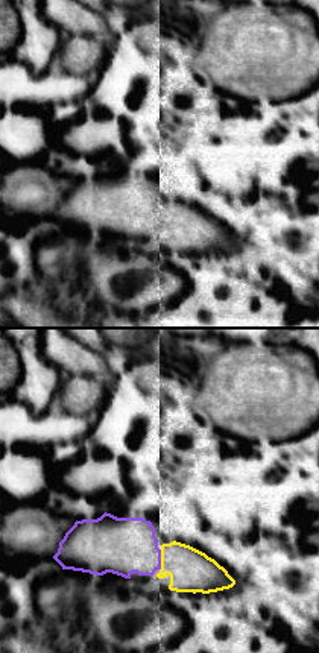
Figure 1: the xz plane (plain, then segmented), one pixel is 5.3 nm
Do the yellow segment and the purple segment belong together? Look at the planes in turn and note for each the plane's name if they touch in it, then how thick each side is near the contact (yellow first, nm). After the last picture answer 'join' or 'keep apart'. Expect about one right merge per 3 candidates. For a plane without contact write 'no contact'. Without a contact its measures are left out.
xz | 220/300 nm

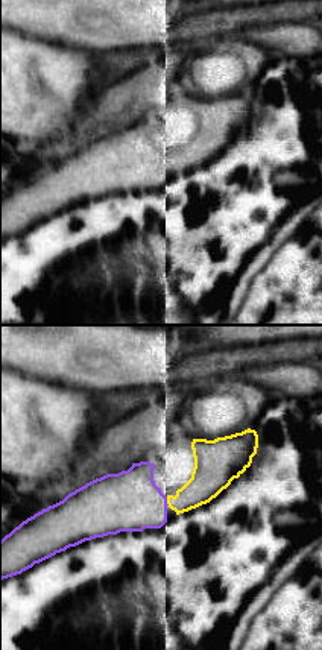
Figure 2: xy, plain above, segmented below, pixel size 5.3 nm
xy | 190/320 nm

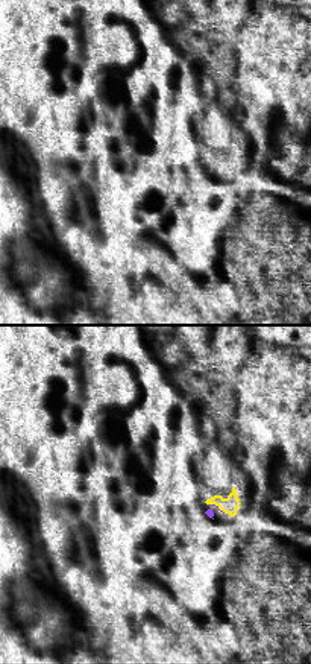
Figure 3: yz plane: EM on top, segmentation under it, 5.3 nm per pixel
yz | 90/20 nm

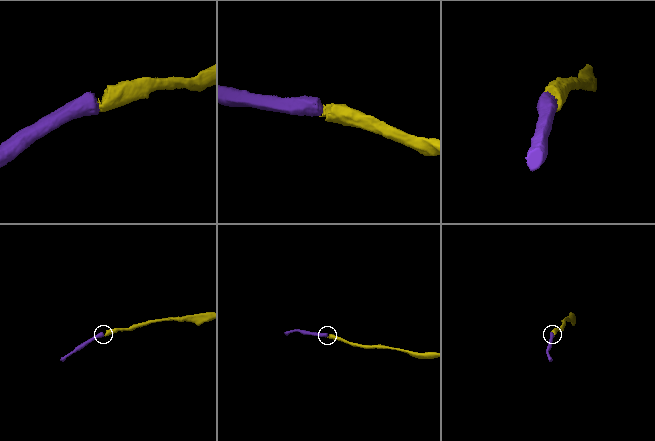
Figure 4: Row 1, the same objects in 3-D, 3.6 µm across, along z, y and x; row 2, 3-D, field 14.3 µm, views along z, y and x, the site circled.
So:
join

